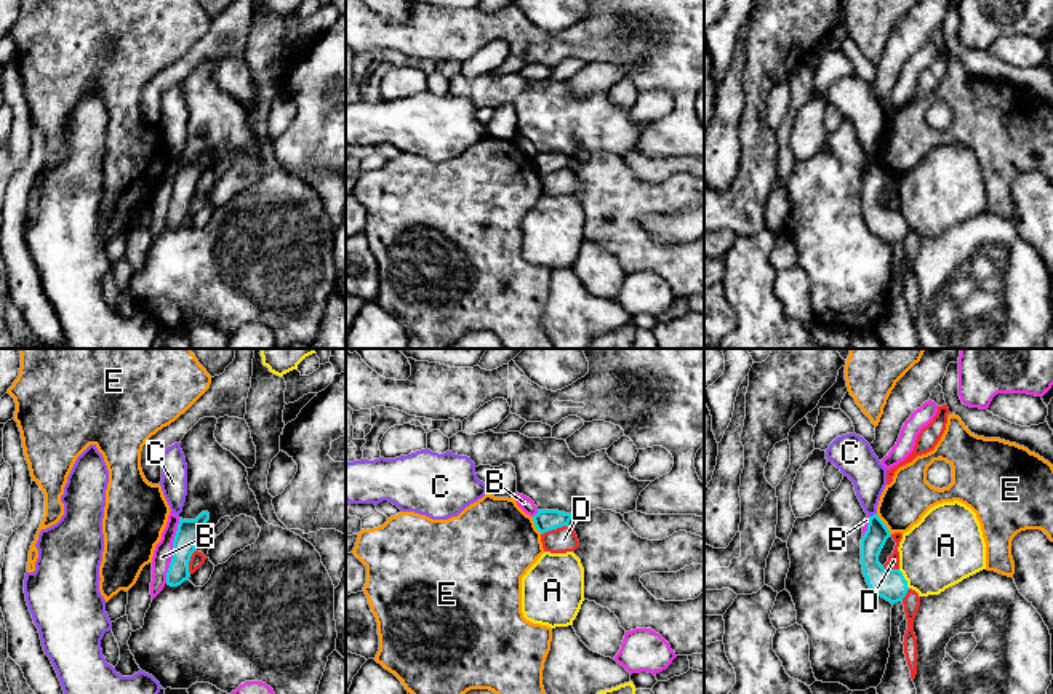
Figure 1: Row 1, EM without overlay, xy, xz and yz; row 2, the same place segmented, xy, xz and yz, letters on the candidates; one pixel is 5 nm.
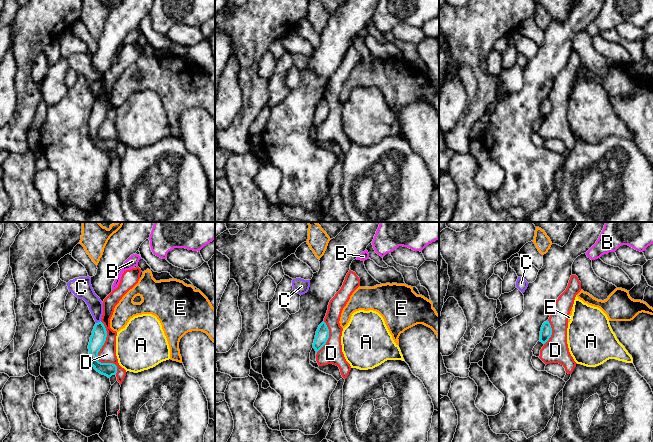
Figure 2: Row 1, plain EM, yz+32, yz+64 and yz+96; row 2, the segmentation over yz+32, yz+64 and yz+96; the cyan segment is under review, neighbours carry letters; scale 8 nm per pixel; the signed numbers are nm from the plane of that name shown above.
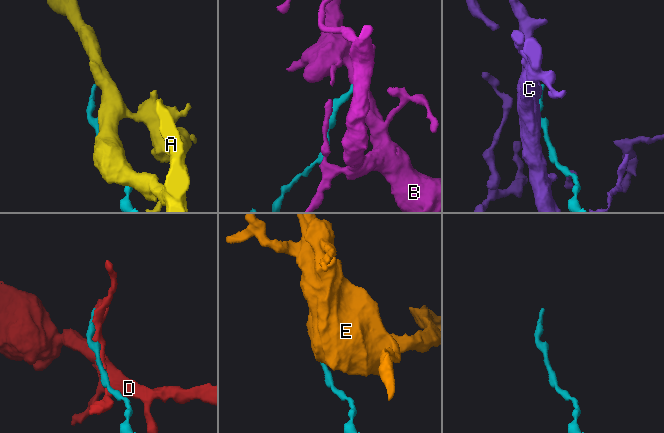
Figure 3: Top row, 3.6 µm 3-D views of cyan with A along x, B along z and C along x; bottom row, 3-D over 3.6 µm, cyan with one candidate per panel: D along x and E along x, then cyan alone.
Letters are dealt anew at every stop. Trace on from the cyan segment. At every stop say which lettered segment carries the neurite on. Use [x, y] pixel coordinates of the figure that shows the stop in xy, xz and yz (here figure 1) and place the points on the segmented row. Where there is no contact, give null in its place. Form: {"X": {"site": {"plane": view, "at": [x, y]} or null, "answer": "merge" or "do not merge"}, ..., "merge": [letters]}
{"A": {"site": {"plane": "yz", "at": [904, 579]}, "answer": "do not merge"}, "B": {"site": {"plane": "xy", "at": [173, 550]}, "answer": "do not merge"}, "C": {"site": {"plane": "yz", "at": [872, 515]}, "answer": "do not merge"}, "D": {"site": {"plane": "xz", "at": [554, 528]}, "answer": "do not merge"}, "E": {"site": {"plane": "yz", "at": [884, 525]}, "answer": "do not merge"}, "merge": []}

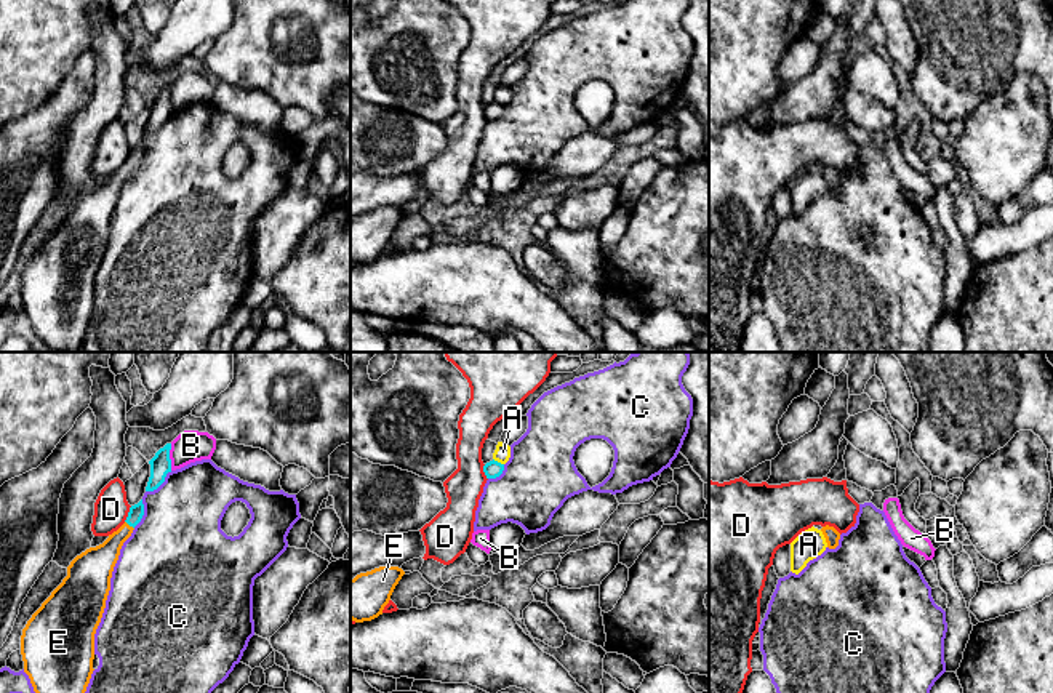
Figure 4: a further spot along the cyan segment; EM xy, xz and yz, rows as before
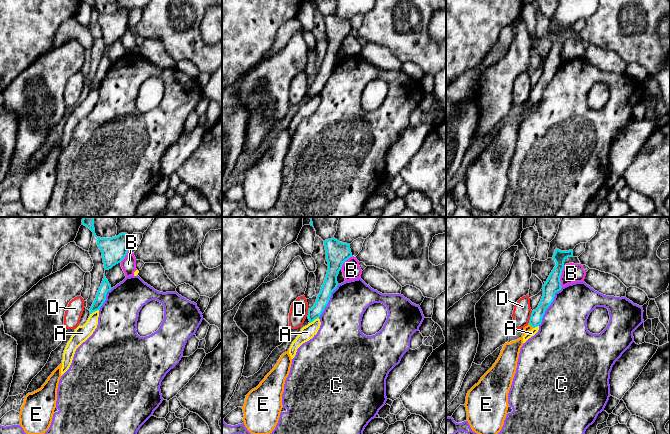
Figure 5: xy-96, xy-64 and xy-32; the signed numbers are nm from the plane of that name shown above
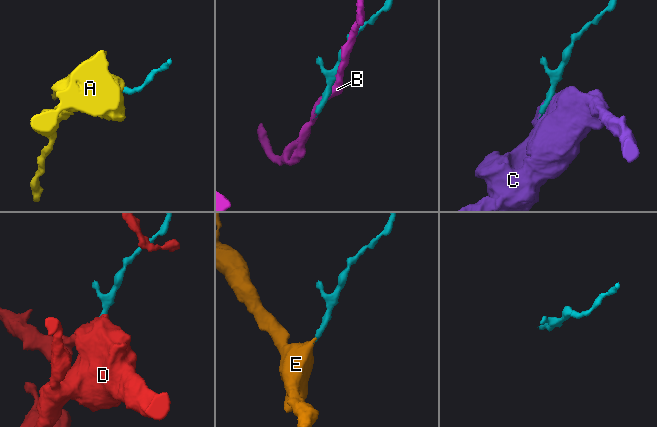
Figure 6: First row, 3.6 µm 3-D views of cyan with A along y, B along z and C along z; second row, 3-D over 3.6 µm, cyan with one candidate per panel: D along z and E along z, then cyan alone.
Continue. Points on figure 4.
{"A": {"site": {"plane": "xz", "at": [496, 461]}, "answer": "do not merge"}, "B": {"site": {"plane": "xy", "at": [168, 456]}, "answer": "do not merge"}, "C": {"site": {"plane": "xy", "at": [160, 484]}, "answer": "do not merge"}, "D": {"site": {"plane": "xy", "at": [128, 514]}, "answer": "do not merge"}, "E": {"site": {"plane": "xy", "at": [130, 525]}, "answer": "merge"}, "merge": ["E"]}

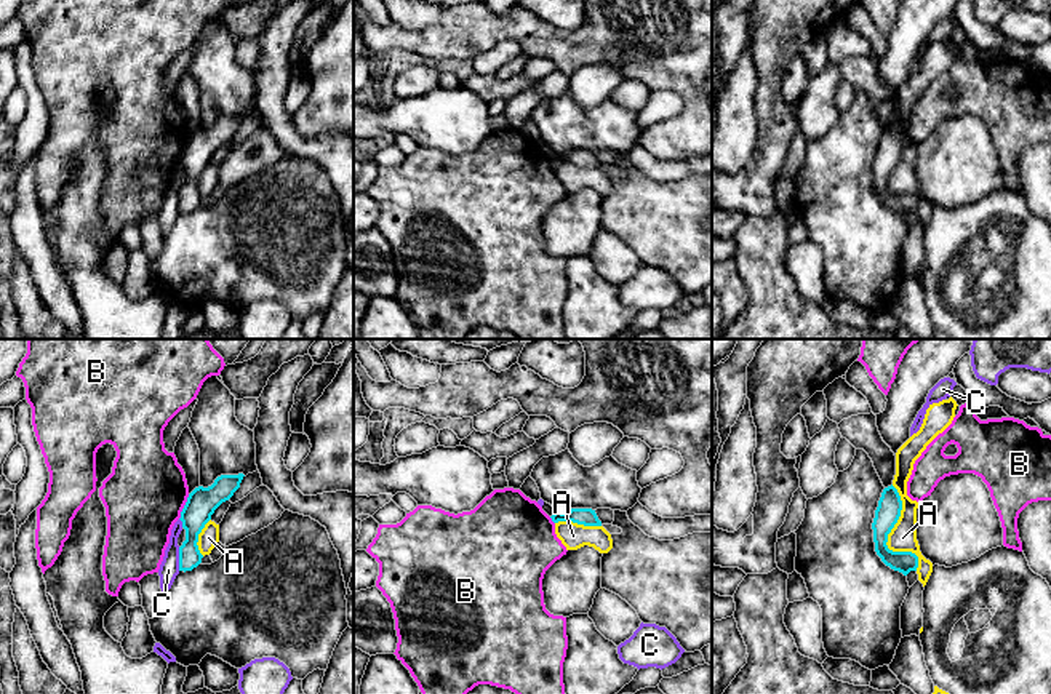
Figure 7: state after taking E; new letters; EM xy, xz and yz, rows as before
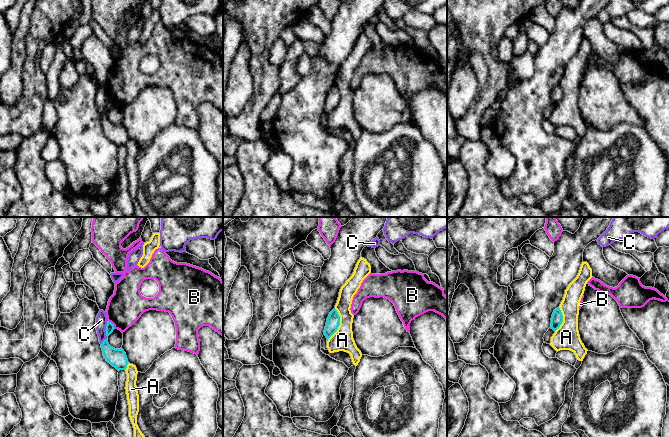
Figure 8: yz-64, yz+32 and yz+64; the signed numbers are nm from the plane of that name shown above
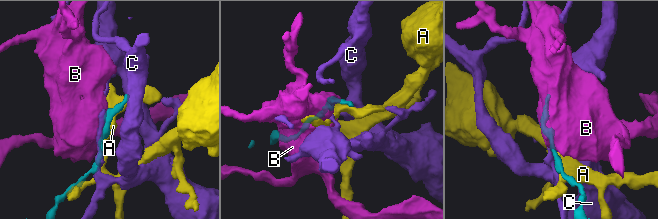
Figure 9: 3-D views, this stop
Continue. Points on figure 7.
{"A": {"site": {"plane": "yz", "at": [887, 538]}, "answer": "do not merge"}, "B": {"site": {"plane": "xy", "at": [184, 507]}, "answer": "do not merge"}, "C": {"site": {"plane": "xy", "at": [179, 558]}, "answer": "do not merge"}, "merge": []}

